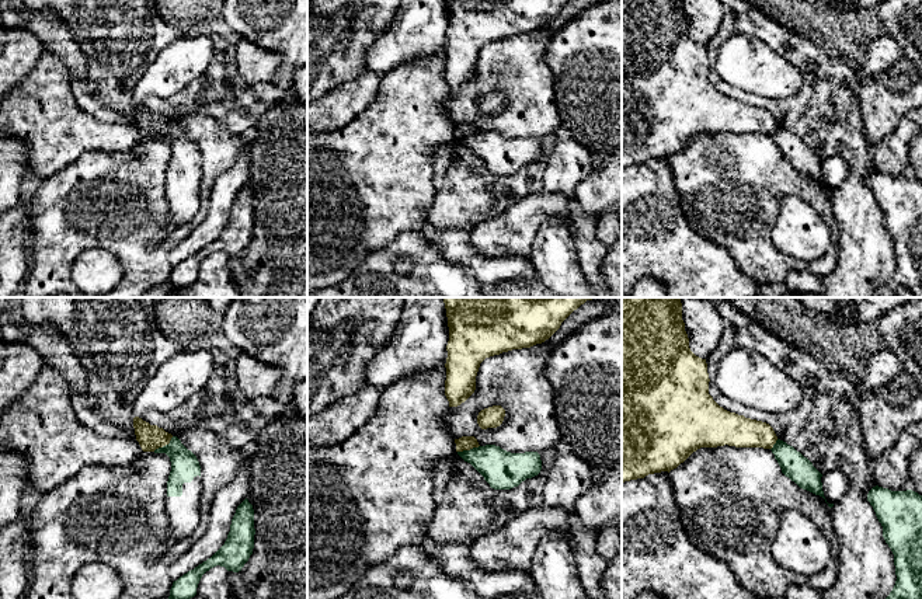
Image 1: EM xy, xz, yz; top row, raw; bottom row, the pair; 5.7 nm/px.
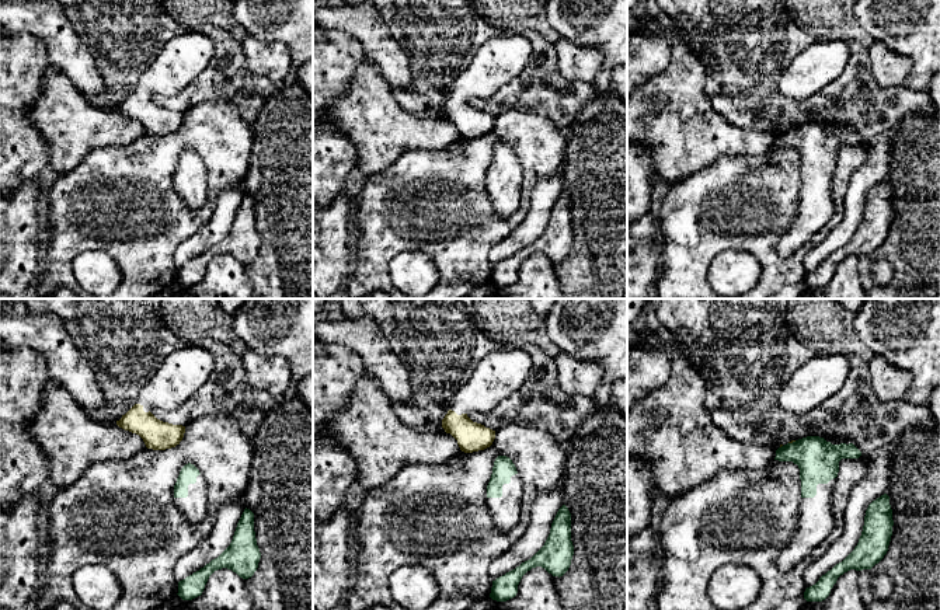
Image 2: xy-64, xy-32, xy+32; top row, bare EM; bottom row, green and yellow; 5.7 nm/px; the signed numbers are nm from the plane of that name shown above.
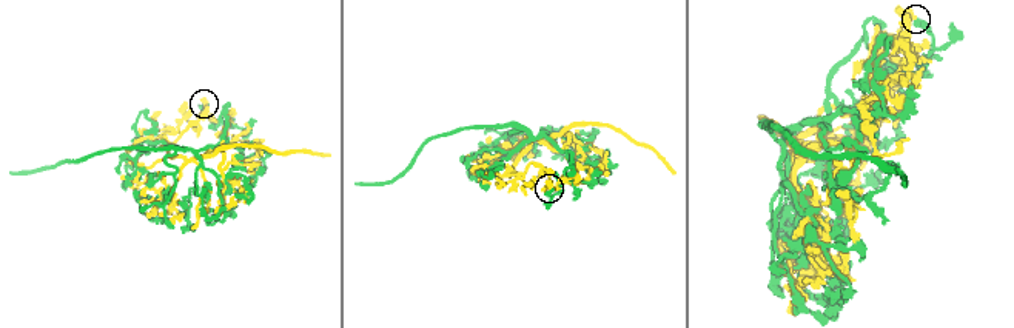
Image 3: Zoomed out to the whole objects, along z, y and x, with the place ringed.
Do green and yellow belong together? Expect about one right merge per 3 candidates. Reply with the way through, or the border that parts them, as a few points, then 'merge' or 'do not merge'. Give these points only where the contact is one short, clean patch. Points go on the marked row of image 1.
along xy (173, 436), (167, 443), (153, 451) | do not merge

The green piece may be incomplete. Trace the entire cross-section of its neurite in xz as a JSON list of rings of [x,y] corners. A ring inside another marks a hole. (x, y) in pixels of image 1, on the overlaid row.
[[[495,445],[457,452],[494,490],[511,490],[537,476],[542,460],[537,452],[511,453]]]

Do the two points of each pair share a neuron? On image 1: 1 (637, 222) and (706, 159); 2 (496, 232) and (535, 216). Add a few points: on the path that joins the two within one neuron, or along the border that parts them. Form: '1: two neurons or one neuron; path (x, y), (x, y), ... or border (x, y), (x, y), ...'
1: two neurons; border (668, 159), (672, 181), (685, 218)
2: one neuron; path (505, 232), (511, 232), (525, 218)

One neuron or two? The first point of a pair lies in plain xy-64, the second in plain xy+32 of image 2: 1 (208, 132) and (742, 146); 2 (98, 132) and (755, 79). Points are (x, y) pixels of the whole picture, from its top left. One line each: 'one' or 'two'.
1: two
2: two

